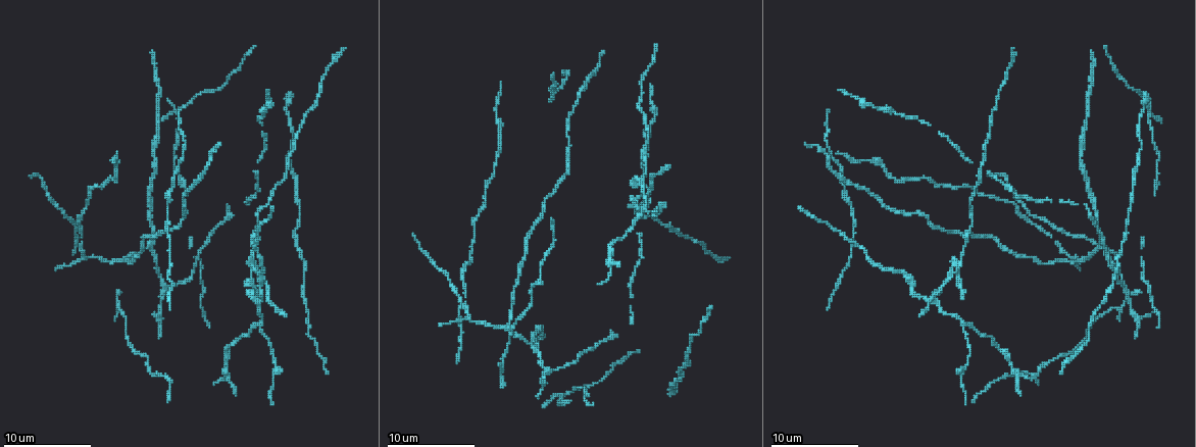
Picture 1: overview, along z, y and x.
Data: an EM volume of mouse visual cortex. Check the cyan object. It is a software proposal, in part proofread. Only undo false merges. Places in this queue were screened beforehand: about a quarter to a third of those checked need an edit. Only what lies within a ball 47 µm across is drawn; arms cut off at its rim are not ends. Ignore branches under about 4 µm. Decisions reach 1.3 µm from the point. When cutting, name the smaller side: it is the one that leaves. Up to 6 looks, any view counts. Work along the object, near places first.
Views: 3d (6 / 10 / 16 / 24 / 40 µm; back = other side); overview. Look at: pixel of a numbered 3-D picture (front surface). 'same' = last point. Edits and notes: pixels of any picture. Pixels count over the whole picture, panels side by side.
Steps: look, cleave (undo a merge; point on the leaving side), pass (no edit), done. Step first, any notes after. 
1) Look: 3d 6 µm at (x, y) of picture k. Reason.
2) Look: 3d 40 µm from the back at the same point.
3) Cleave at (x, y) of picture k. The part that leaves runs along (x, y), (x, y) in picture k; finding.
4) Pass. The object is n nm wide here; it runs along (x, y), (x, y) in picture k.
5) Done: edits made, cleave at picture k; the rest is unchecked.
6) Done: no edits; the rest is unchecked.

Look: 3d 6 µm at (959, 266) of picture 1. Four-way junction.

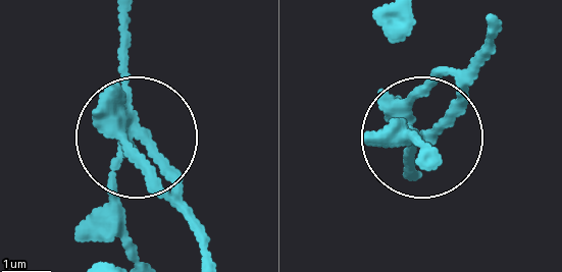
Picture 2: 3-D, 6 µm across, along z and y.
Cleave at (148, 167) of picture 2. 4 arms meet here; two cells meet here.

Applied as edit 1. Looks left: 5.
Look: overview. Redraw.

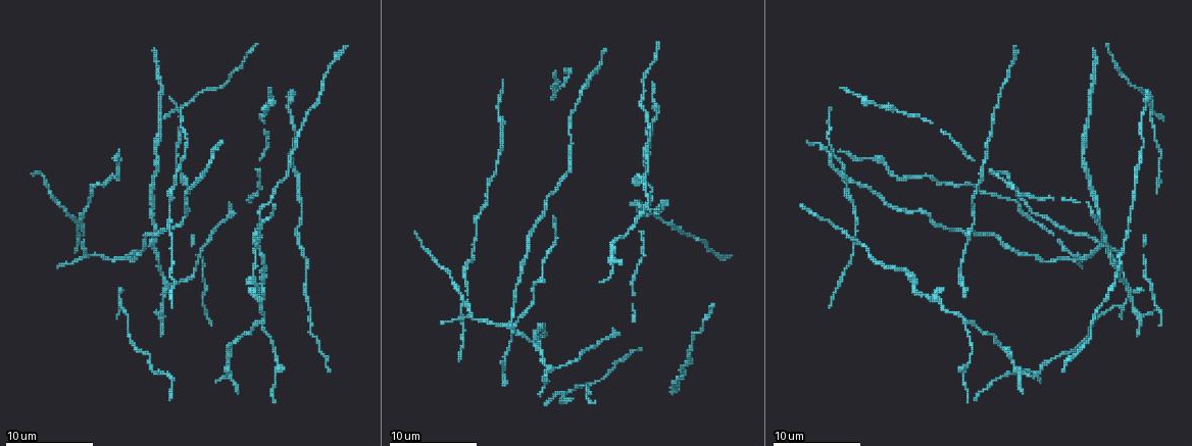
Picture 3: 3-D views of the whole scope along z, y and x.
Look: 3d 6 µm at (581, 89) of picture 3.

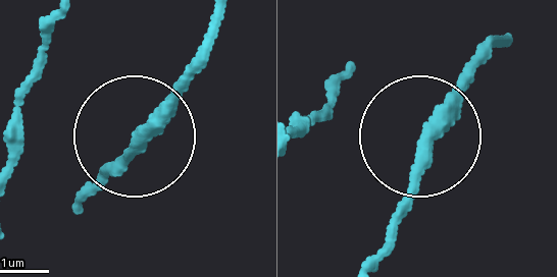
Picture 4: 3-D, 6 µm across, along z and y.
Look: 3d 6 µm from the back at (141, 138) of picture 4. Other side.

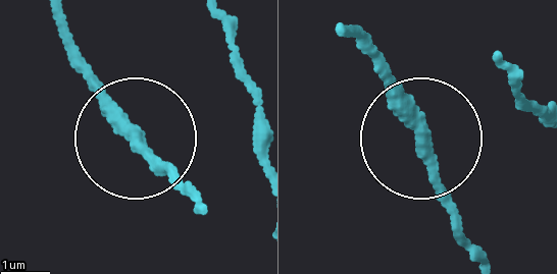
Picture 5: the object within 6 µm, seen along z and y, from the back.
Pass. The object is 300 nm wide here; it runs along (477, 257), (417, 111), (364, 54) in picture 5; one cell here.

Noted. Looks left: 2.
Look: 3d 10 µm at (152, 242) of picture 3. Three arms meet.

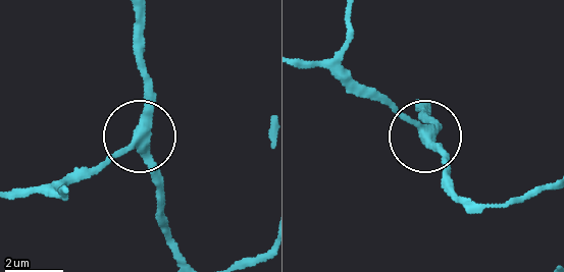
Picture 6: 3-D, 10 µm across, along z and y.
Look: 3d 10 µm from the back at (423, 132) of picture 6. From behind.

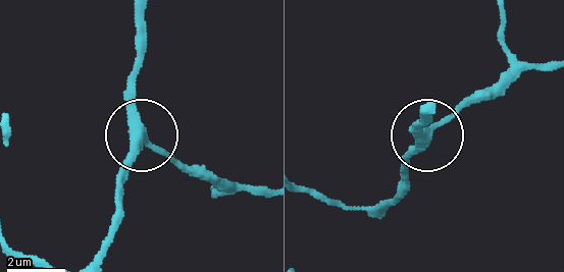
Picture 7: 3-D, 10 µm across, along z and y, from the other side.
Pass. 3 arms meet here; all the same cell.

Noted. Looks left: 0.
Done: edits made, cleave at picture 2; the rest is unchecked.

